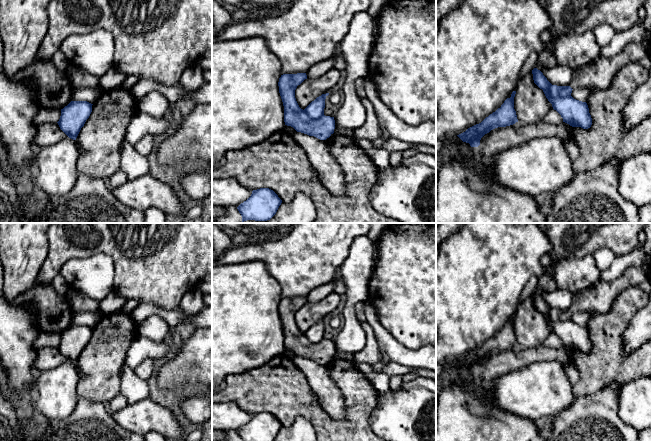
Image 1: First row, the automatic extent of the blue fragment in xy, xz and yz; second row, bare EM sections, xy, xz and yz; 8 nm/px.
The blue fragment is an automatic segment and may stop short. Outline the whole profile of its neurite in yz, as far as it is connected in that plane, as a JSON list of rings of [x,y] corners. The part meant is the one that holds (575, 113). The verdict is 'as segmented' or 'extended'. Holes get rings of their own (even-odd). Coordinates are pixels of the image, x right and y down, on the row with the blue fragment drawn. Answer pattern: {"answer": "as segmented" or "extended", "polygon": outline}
{"answer": "extended", "polygon": [[[647,43],[628,44],[622,52],[612,58],[600,57],[585,67],[573,71],[568,86],[552,85],[543,73],[534,68],[532,70],[534,83],[543,90],[546,98],[552,104],[563,122],[572,127],[588,129],[592,125],[592,118],[586,102],[574,99],[572,90],[577,88],[597,87],[605,89],[610,86],[616,73],[628,63],[638,63],[647,57],[649,45]]]}

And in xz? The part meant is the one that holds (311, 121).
{"answer": "as segmented", "polygon": [[[306,73],[283,74],[279,78],[278,86],[284,106],[285,125],[293,127],[297,132],[326,140],[335,129],[334,117],[324,115],[325,99],[329,93],[322,94],[304,110],[301,109],[295,98],[295,90],[305,79]]]}

